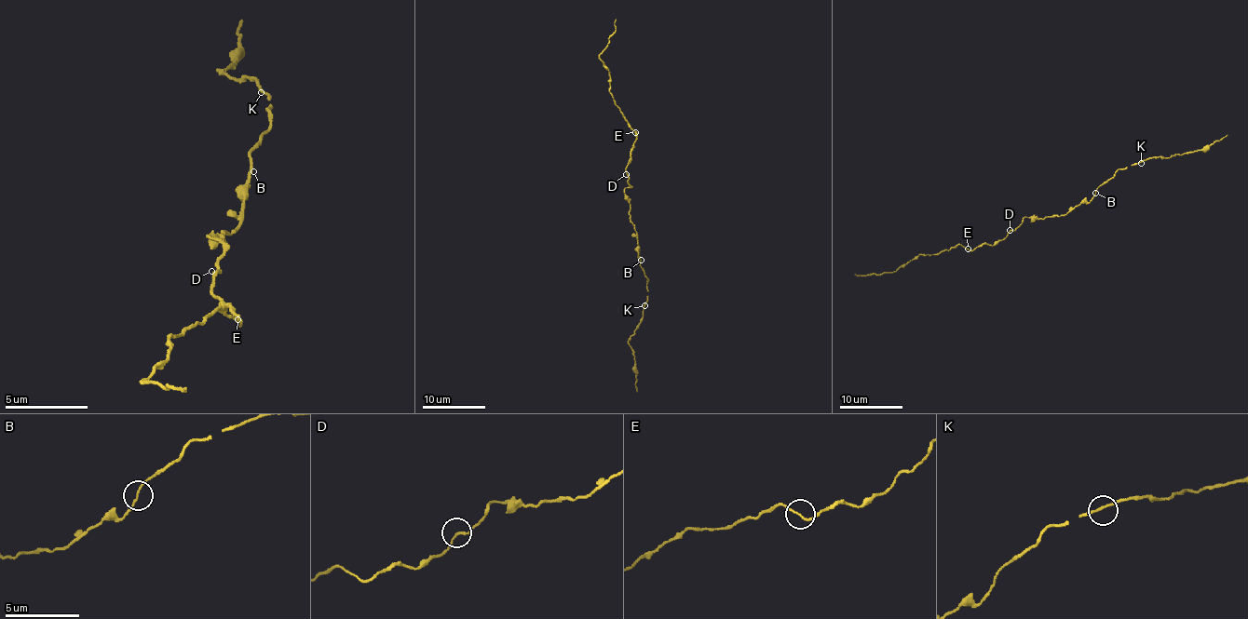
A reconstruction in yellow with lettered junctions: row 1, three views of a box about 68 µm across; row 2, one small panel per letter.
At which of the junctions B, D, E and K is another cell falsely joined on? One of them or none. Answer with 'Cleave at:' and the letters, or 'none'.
Cleave at: none

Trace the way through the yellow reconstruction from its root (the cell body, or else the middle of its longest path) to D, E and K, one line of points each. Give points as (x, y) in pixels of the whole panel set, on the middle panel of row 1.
D: (627, 200), (624, 190), (630, 185), (626, 174)
E: (627, 200), (624, 190), (630, 185), (626, 168), (636, 138), (635, 131)
K: (627, 200), (630, 204), (630, 222), (636, 234), (640, 265), (647, 277), (647, 301), (644, 305)

